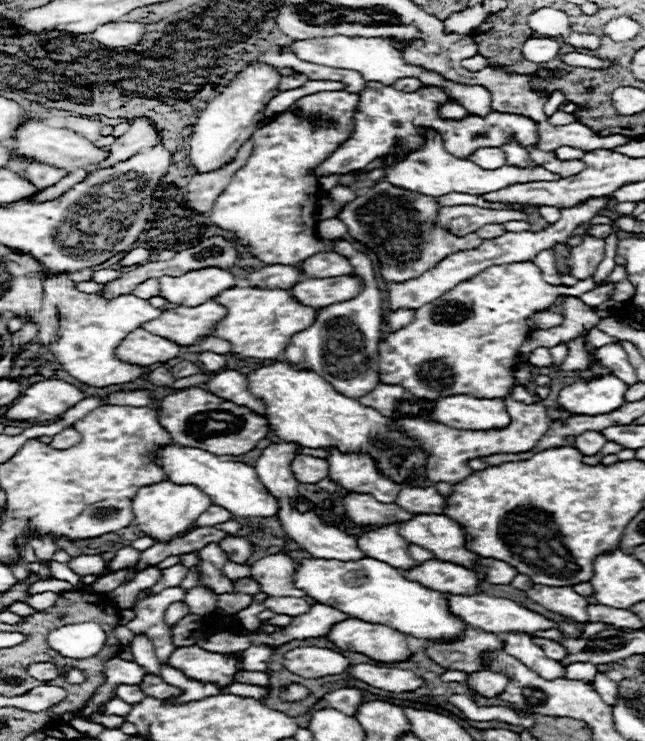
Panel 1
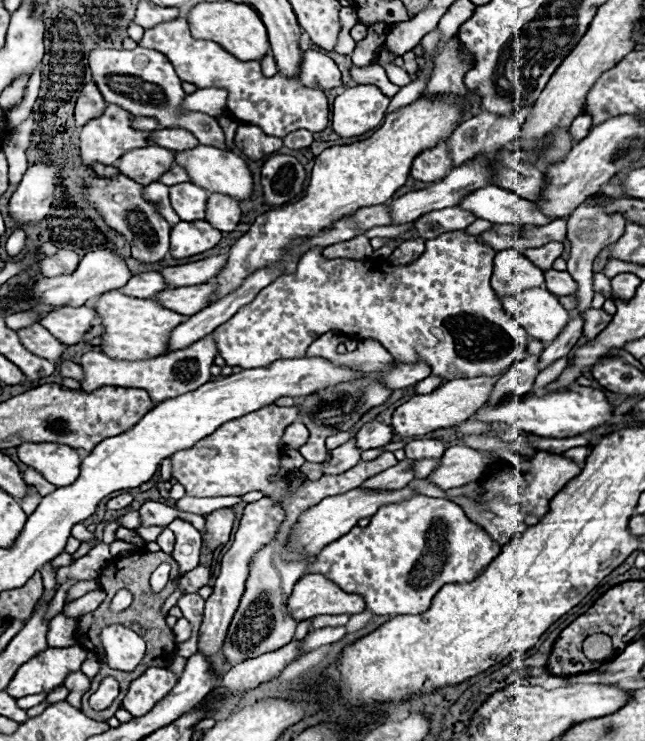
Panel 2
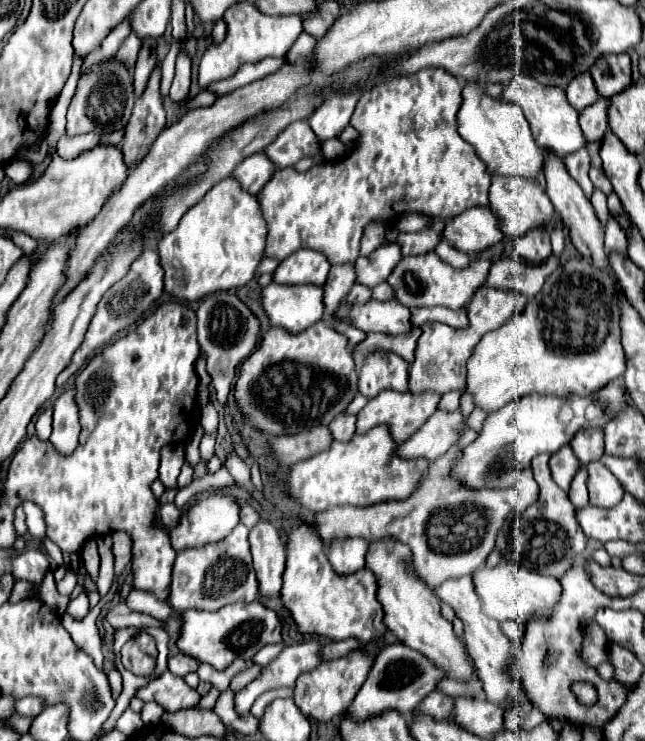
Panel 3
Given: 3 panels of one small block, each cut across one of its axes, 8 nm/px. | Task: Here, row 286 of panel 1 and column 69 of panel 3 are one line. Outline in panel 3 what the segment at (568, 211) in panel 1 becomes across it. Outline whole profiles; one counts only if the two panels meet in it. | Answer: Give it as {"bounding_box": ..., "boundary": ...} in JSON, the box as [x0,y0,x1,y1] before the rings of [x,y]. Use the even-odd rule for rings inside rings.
{"bounding_box":[50,388,80,454],"boundary":[[[74,388],[66,390],[54,402],[54,430],[50,442],[56,446],[60,454],[72,454],[78,446],[80,422],[78,422],[78,406],[74,400]]]}

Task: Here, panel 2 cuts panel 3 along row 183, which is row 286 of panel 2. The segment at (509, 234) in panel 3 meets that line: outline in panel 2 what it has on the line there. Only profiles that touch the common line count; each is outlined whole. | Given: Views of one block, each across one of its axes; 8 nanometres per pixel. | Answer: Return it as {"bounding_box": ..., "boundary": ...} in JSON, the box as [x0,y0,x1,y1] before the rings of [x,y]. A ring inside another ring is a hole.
{"bounding_box":[490,248,544,296],"boundary":[[[518,248],[500,250],[494,256],[494,272],[490,286],[500,296],[512,296],[526,288],[544,284],[544,274]]]}

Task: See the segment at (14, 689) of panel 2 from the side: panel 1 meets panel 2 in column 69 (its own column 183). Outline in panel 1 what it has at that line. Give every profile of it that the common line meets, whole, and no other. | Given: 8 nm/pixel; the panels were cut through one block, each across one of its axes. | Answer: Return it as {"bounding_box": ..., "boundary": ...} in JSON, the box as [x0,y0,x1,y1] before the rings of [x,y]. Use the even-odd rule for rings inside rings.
{"bounding_box":[168,646,240,688],"boundary":[[[186,646],[176,648],[168,664],[176,670],[180,670],[186,678],[198,680],[202,684],[216,684],[218,688],[226,688],[234,682],[234,674],[240,672],[238,660],[234,652],[230,654],[218,654],[218,652],[206,652],[200,646]]]}

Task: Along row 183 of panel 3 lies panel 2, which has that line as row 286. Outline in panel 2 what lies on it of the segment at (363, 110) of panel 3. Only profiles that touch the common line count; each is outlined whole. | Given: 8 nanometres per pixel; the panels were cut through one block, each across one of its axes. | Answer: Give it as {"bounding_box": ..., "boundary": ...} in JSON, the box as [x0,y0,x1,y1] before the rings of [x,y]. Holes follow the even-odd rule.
{"bounding_box":[214,230,528,380],"boundary":[[[460,230],[458,232],[446,232],[446,234],[440,234],[440,236],[432,238],[432,240],[426,240],[426,252],[418,260],[414,260],[412,264],[406,264],[406,266],[390,266],[388,262],[374,262],[374,260],[360,260],[358,262],[358,260],[348,260],[348,258],[324,260],[322,258],[322,248],[312,248],[300,258],[298,268],[296,268],[294,274],[284,274],[284,276],[280,276],[280,280],[274,280],[268,288],[260,290],[260,294],[252,300],[252,304],[246,304],[228,322],[224,322],[220,328],[216,328],[214,338],[218,342],[218,352],[226,360],[228,366],[262,368],[262,366],[272,364],[274,360],[280,360],[280,358],[303,358],[306,356],[307,348],[320,334],[330,332],[330,330],[340,330],[340,332],[344,332],[348,336],[354,336],[358,340],[372,338],[372,340],[380,342],[400,362],[424,360],[424,362],[430,364],[432,374],[442,376],[444,380],[474,378],[474,376],[494,376],[498,372],[508,370],[512,364],[516,364],[516,360],[524,360],[526,358],[526,342],[528,342],[524,328],[520,328],[520,324],[516,324],[516,320],[512,320],[512,316],[508,316],[508,312],[504,310],[504,306],[500,304],[500,300],[496,298],[496,294],[492,292],[492,288],[488,284],[490,274],[492,274],[494,254],[496,252],[490,246],[478,242],[478,236],[470,236],[470,234],[460,232]]]}

